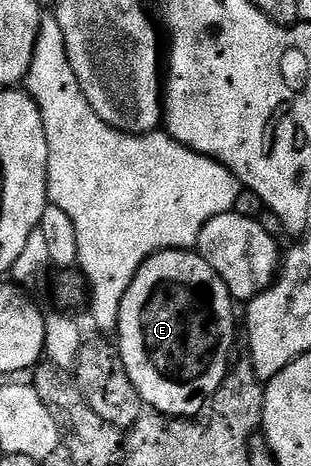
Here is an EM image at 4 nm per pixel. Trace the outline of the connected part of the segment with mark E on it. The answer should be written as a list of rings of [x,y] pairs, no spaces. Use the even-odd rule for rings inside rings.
[[[166,248],[163,252],[154,252],[140,266],[137,274],[133,278],[133,282],[129,286],[129,290],[125,290],[125,298],[121,302],[117,347],[119,349],[119,356],[123,359],[125,370],[148,409],[165,416],[194,418],[207,407],[207,399],[219,389],[221,382],[227,376],[229,367],[226,359],[229,355],[230,348],[237,344],[237,335],[235,336],[235,308],[237,308],[236,301],[231,299],[225,282],[221,282],[217,270],[213,270],[213,266],[209,266],[209,262],[205,262],[205,258],[201,258],[198,251],[185,248]]]

